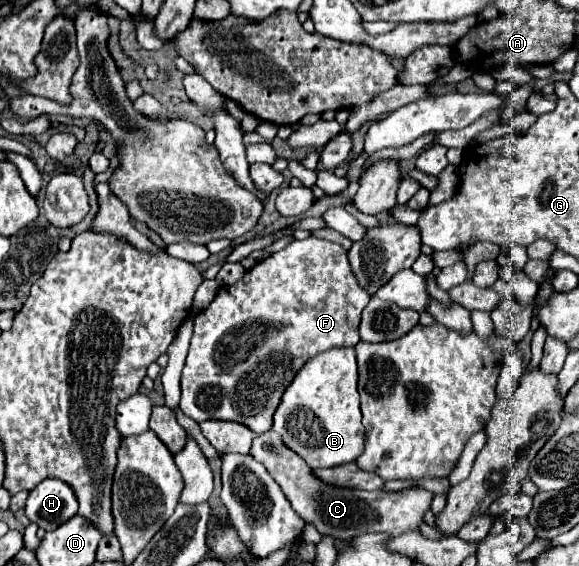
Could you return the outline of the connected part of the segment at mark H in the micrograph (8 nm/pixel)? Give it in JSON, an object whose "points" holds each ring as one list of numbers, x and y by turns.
{"points":[[46,479,30,491,24,509,32,523,44,531,54,531,76,515,78,501,72,487,56,479]]}

